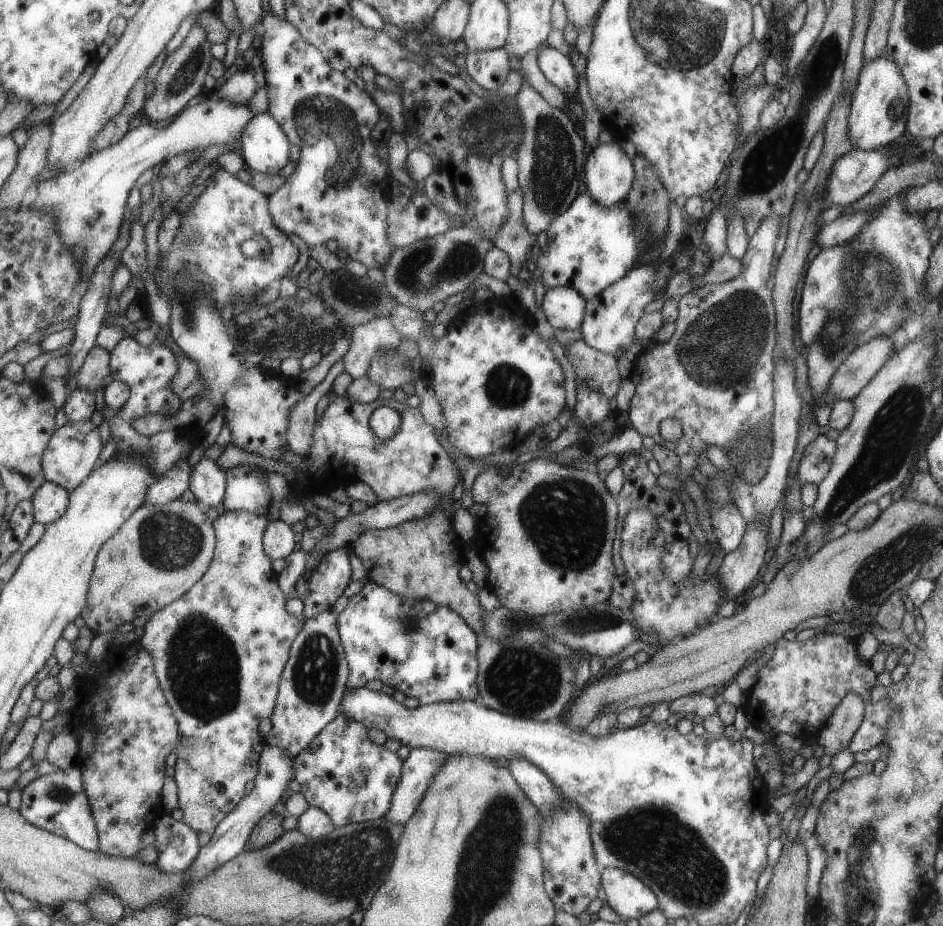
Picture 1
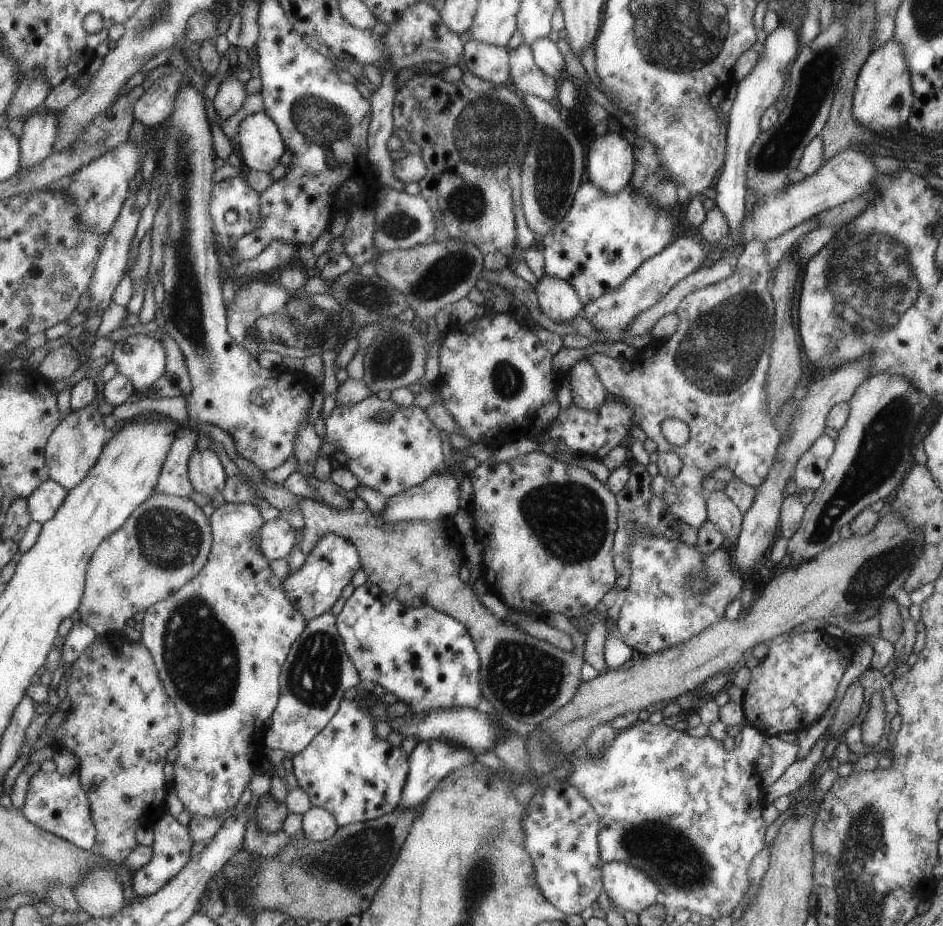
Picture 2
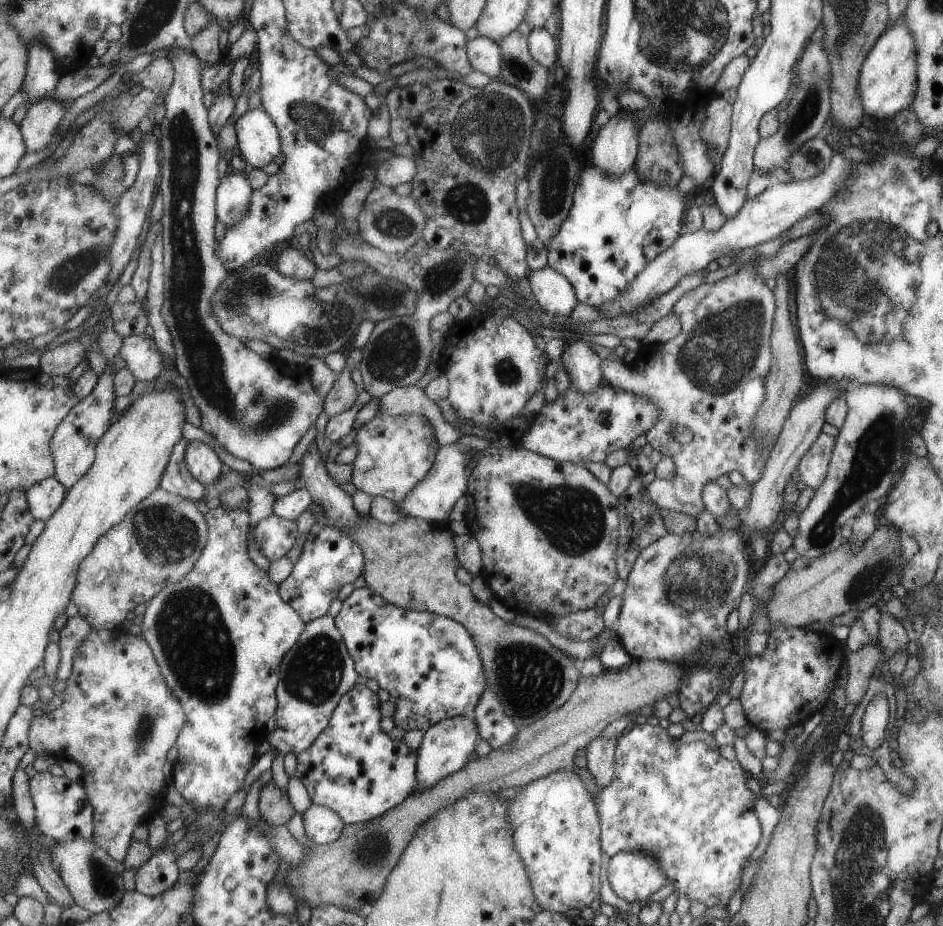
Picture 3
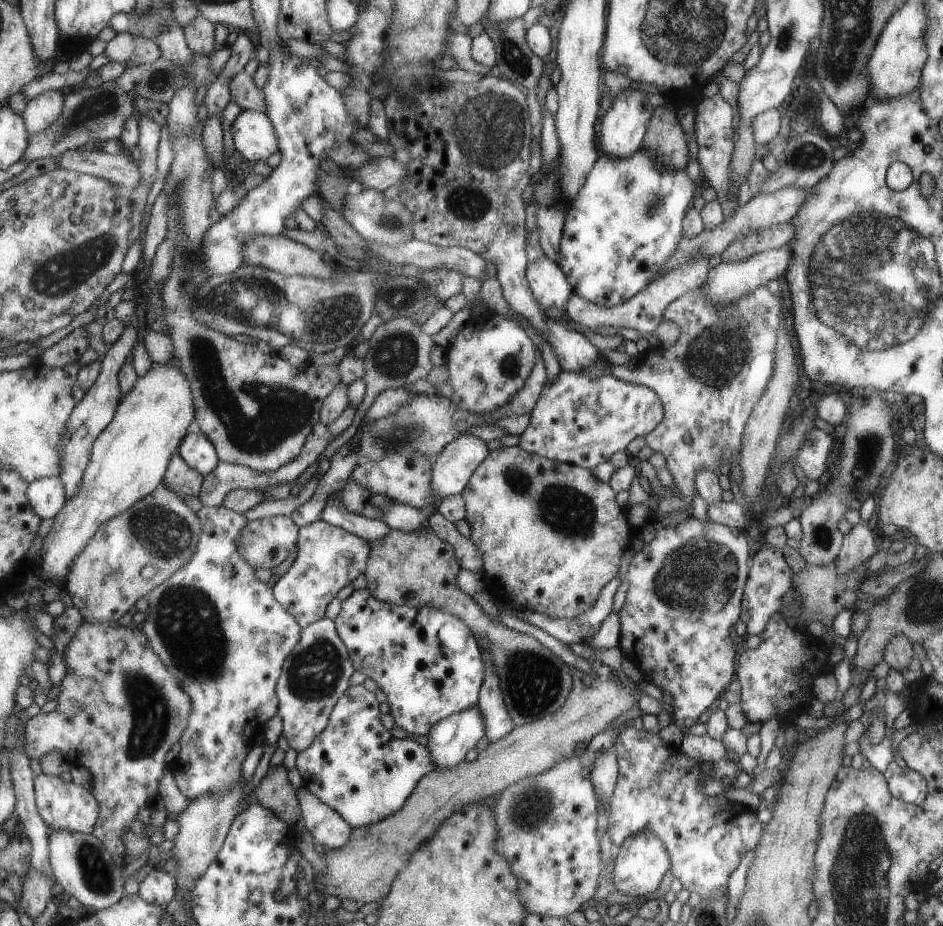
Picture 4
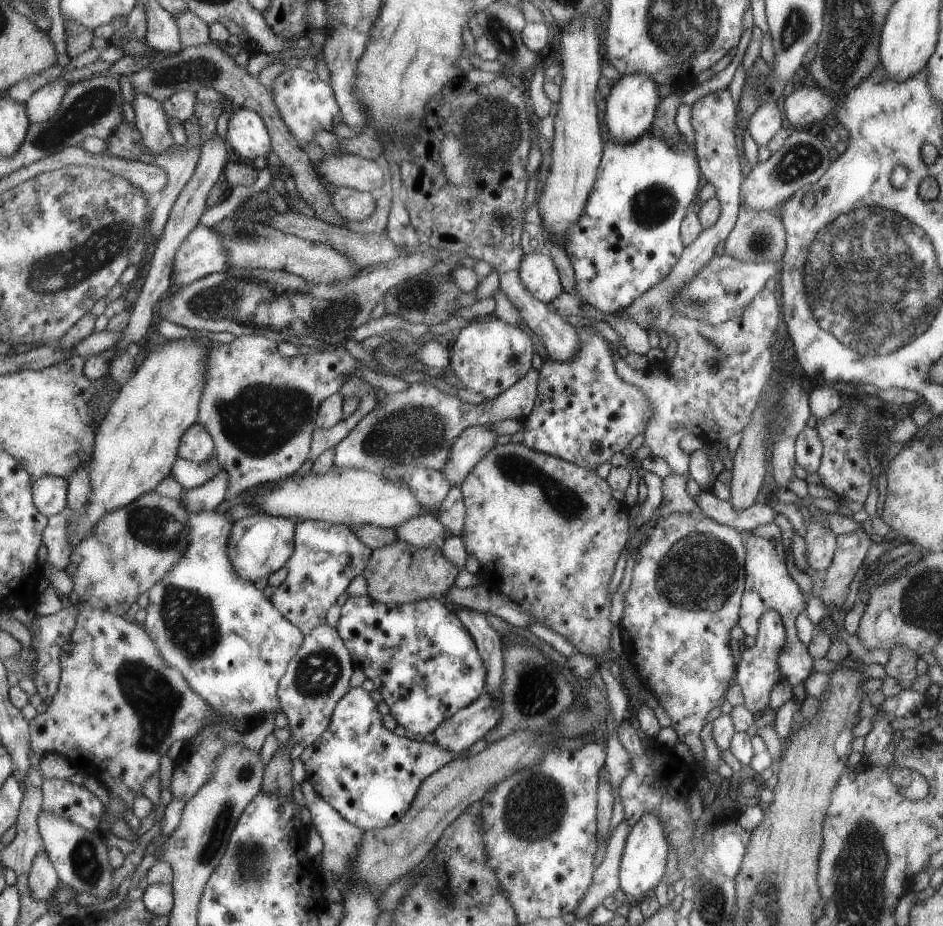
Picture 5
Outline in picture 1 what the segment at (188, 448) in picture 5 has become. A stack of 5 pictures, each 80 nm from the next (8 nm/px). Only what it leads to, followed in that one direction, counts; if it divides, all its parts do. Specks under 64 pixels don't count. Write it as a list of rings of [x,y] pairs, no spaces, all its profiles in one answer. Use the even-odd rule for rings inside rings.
[[[202,457],[192,468],[190,490],[197,502],[205,506],[217,506],[224,501],[228,487],[226,470],[215,460]]]

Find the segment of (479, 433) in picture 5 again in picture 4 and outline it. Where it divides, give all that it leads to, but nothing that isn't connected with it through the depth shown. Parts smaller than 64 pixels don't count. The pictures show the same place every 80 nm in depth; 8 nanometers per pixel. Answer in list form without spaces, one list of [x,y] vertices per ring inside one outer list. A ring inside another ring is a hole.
[[[468,433],[459,435],[440,452],[435,460],[434,478],[432,479],[434,497],[436,498],[436,512],[438,505],[445,498],[449,498],[451,494],[461,494],[462,490],[469,484],[470,478],[477,467],[481,466],[489,453],[489,446],[483,438],[477,438],[477,436]]]

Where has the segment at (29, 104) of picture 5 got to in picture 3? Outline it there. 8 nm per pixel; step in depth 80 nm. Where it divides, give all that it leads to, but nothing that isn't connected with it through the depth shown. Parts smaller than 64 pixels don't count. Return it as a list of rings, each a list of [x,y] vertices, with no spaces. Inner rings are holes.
[[[51,96],[30,106],[20,126],[29,152],[39,152],[50,144],[67,109],[67,104]]]

